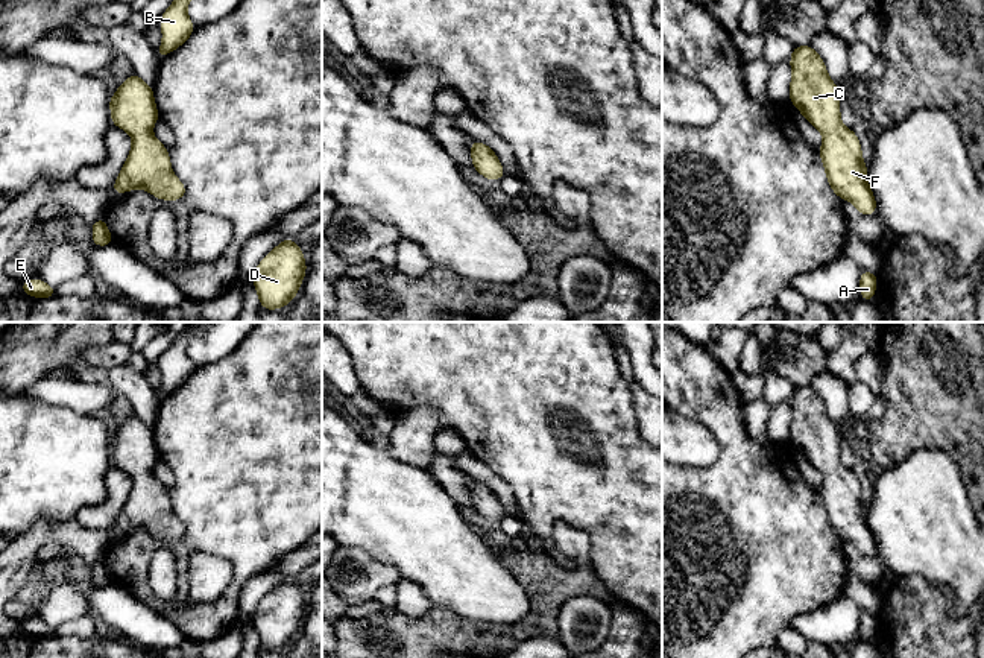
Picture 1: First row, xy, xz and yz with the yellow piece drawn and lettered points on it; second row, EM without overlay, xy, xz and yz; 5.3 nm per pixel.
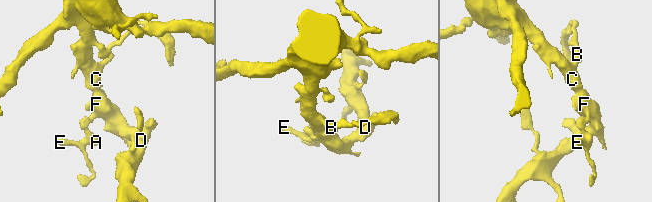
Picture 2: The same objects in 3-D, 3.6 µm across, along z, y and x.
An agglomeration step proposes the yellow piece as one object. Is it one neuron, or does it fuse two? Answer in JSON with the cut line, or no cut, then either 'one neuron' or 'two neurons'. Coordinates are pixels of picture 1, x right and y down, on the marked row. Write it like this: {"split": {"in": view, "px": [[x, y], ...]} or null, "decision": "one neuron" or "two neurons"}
{"split": null, "decision": "one neuron"}

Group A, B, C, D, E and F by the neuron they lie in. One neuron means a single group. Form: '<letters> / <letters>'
A B C D E F

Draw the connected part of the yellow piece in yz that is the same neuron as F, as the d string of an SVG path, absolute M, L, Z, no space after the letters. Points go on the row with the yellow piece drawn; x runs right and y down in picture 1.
M809 44L796 46L790 64L790 100L823 134L818 153L831 188L838 198L852 202L863 216L873 216L876 199L867 184L859 140L852 129L841 125L840 88Z

